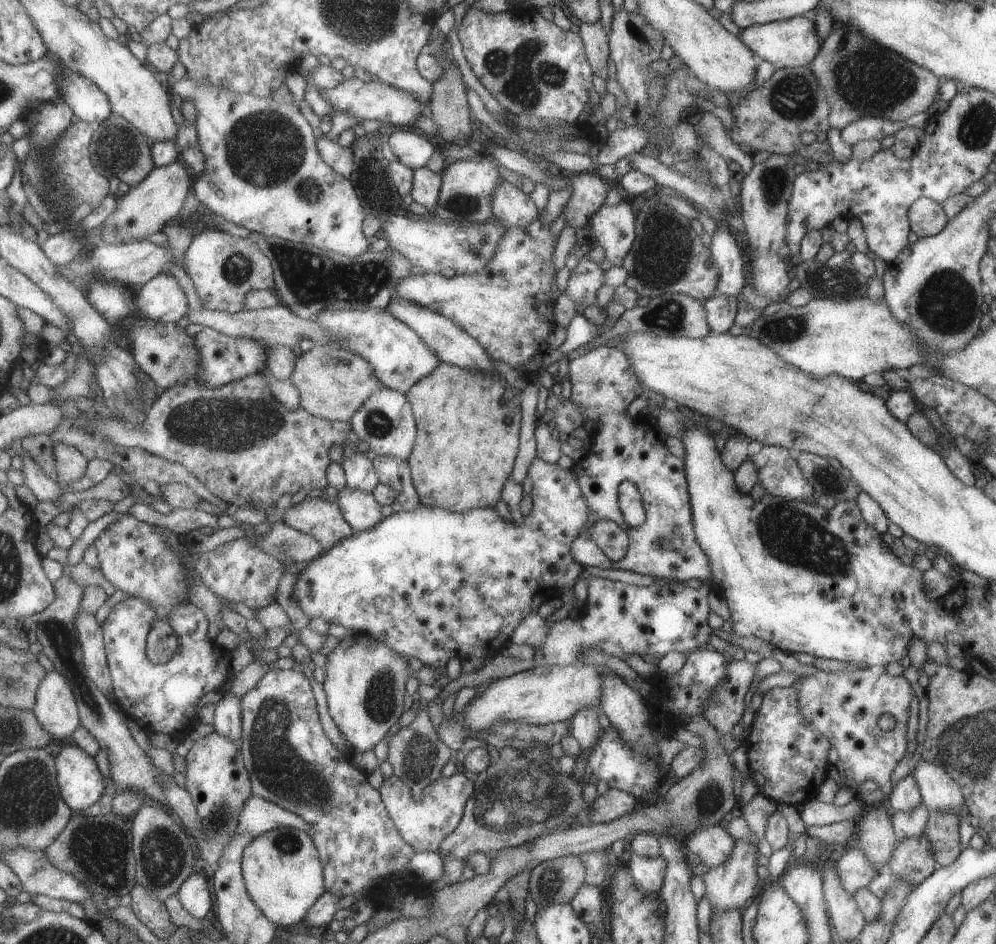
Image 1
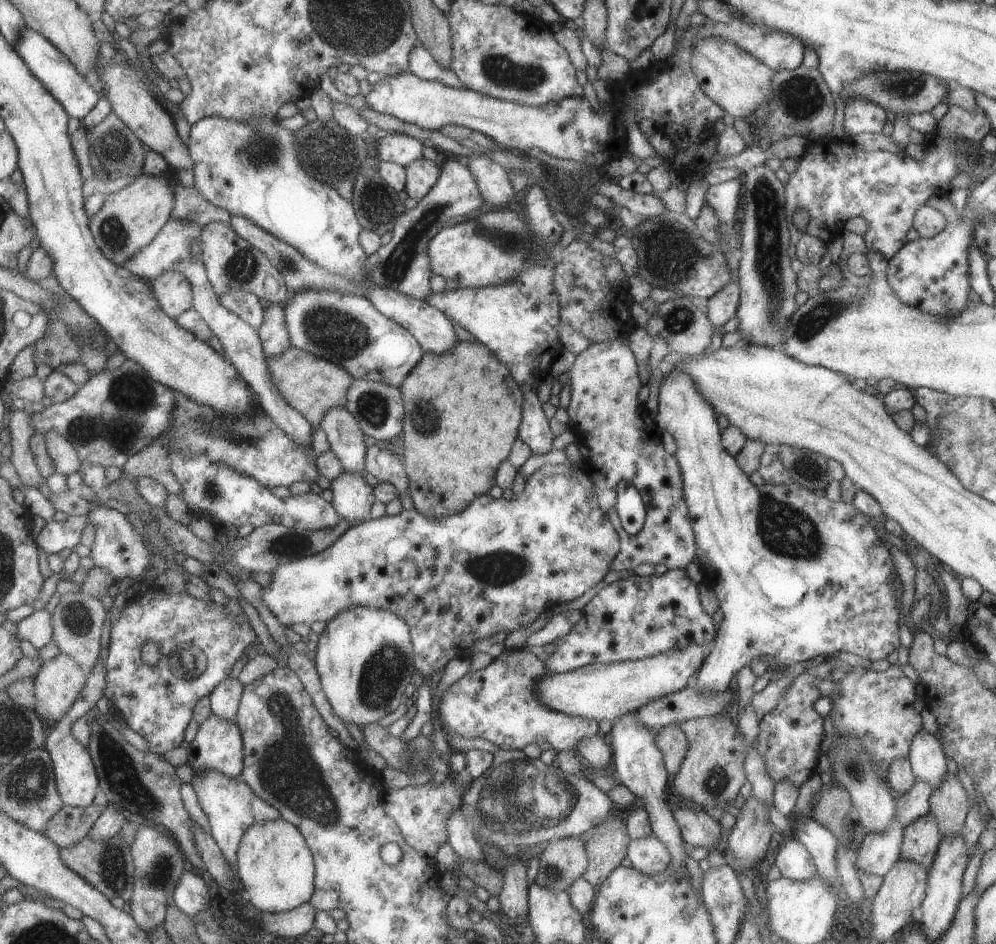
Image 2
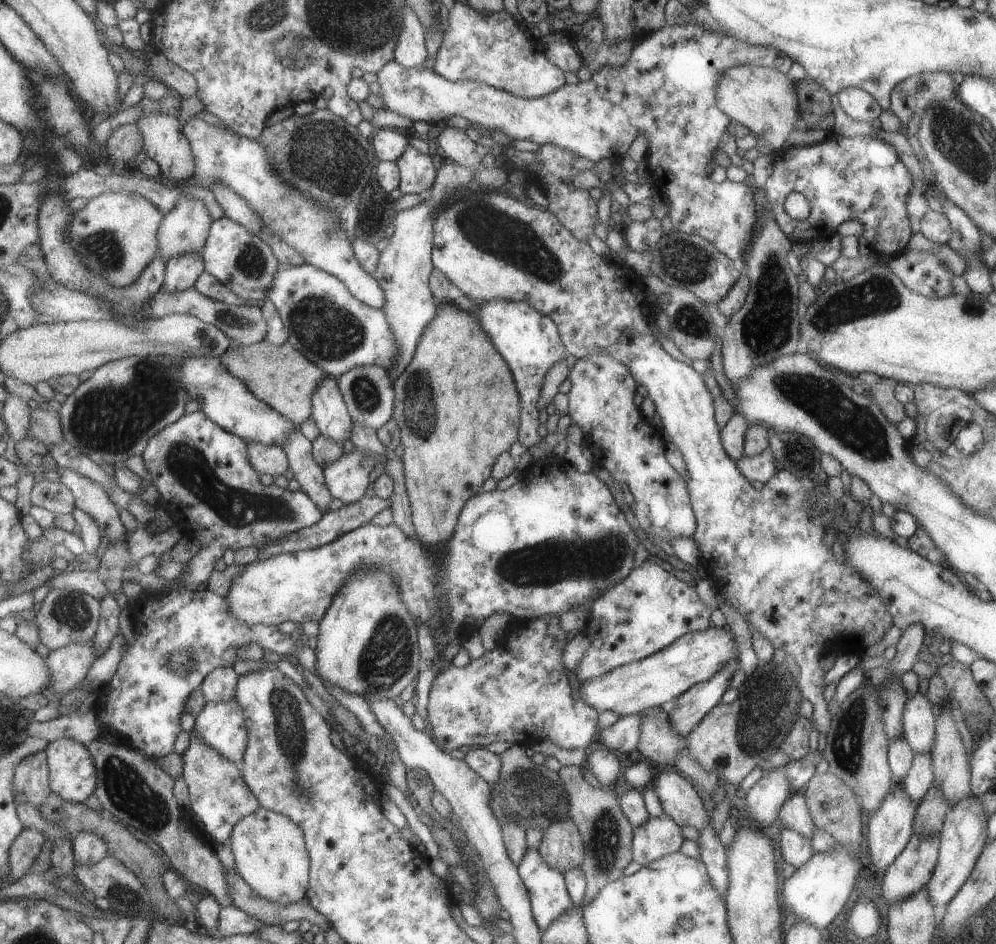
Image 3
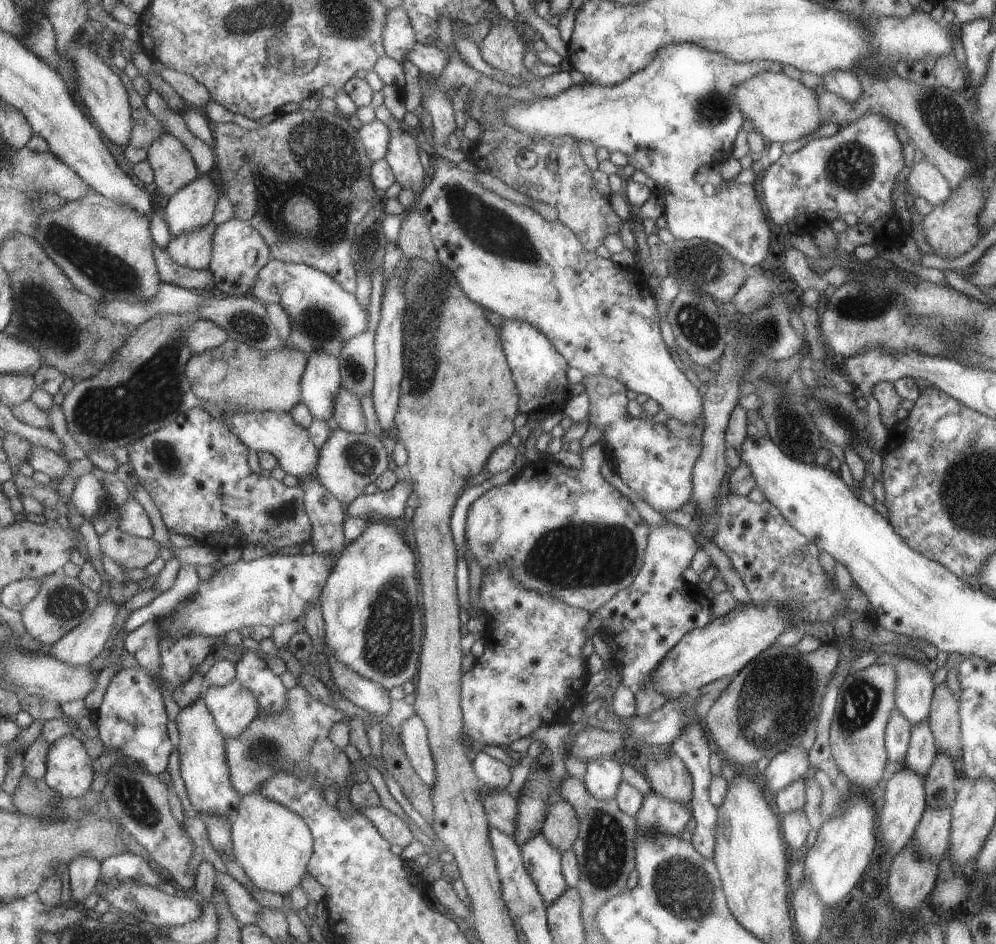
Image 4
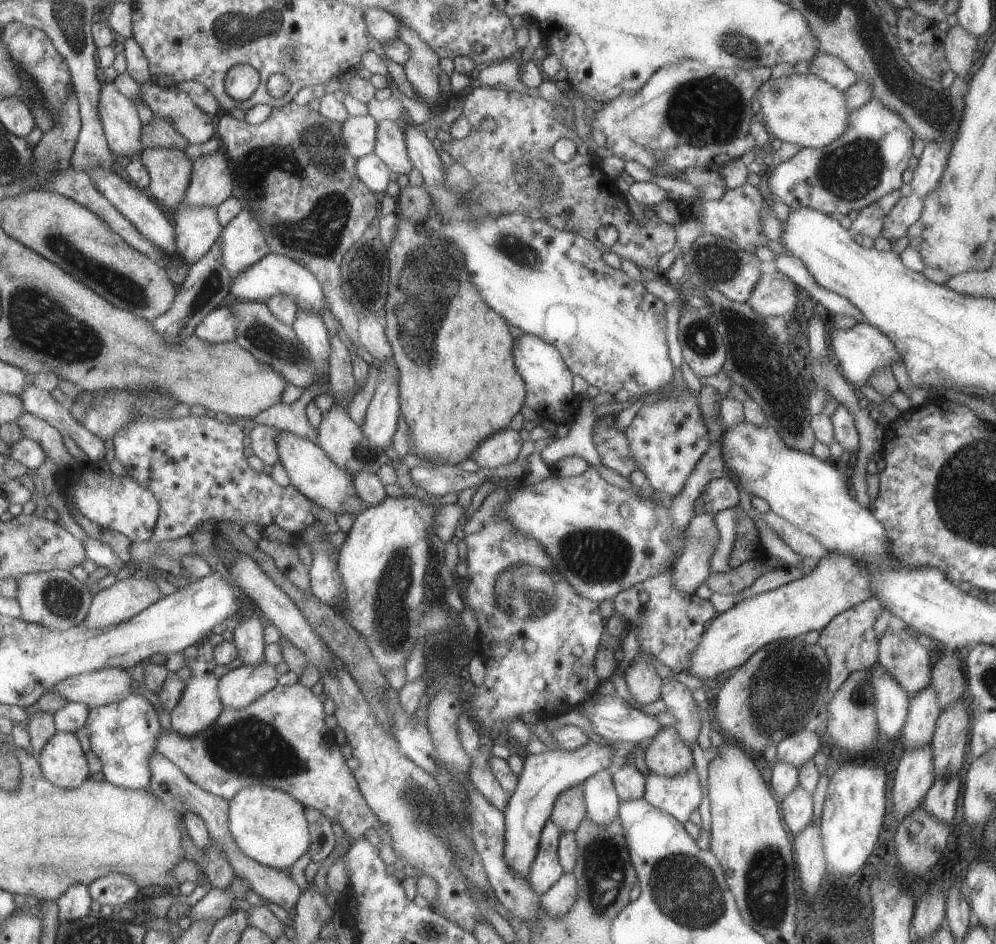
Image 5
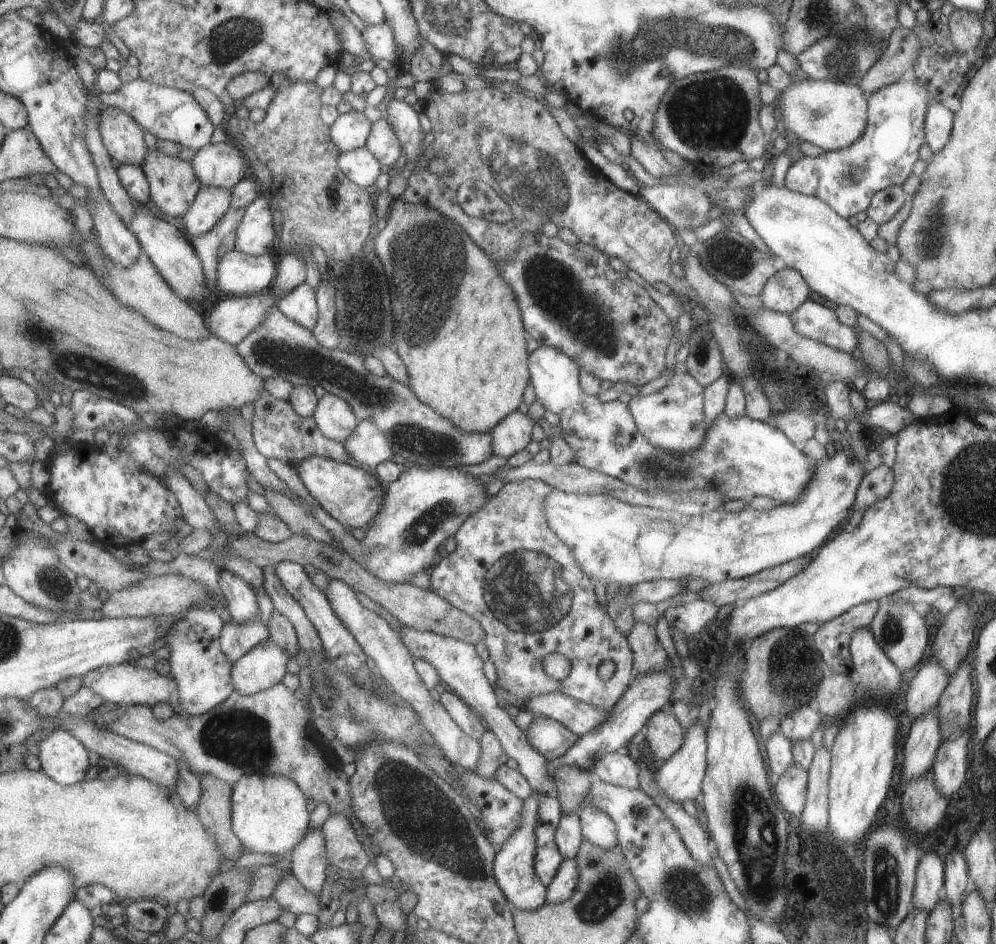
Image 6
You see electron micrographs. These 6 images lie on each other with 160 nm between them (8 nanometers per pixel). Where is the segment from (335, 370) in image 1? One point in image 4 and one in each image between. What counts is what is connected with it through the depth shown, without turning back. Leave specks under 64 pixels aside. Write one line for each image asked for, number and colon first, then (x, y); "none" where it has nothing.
2: (310, 384)
3: (280, 375)
4: (234, 375)

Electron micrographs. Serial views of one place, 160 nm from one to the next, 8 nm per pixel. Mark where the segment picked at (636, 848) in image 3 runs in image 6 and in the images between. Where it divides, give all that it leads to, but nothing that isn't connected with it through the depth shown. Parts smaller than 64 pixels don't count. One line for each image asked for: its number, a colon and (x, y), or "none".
4: (656, 812)
5: (678, 795)
6: (680, 776)

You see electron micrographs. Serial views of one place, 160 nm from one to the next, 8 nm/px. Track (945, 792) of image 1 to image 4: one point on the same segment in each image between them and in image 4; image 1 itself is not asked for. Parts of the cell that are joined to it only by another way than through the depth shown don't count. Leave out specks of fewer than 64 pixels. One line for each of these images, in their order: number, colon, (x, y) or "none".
2: (927, 761)
3: (917, 719)
4: (913, 691)

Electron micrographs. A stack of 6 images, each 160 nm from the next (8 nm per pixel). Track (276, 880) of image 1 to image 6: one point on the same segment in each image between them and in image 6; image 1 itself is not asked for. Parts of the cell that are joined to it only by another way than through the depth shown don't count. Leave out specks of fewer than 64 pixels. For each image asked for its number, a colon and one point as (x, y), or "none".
2: (276, 866)
3: (270, 852)
4: (272, 842)
5: (268, 824)
6: (269, 815)

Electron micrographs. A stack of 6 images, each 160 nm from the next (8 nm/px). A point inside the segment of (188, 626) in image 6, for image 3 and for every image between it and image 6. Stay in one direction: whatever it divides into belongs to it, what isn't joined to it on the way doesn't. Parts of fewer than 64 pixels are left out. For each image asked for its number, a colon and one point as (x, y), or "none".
3: (220, 798)
4: (202, 747)
5: (201, 704)

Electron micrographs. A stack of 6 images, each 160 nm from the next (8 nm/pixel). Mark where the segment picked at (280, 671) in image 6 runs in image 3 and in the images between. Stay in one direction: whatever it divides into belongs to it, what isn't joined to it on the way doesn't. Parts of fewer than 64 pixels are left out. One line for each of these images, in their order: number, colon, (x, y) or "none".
3: (223, 725)
4: (234, 706)
5: (242, 686)

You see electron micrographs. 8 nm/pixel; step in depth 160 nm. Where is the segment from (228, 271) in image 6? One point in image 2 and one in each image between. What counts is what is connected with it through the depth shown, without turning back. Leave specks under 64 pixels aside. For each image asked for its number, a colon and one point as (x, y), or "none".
2: (343, 328)
3: (327, 324)
4: (324, 315)
5: (276, 274)

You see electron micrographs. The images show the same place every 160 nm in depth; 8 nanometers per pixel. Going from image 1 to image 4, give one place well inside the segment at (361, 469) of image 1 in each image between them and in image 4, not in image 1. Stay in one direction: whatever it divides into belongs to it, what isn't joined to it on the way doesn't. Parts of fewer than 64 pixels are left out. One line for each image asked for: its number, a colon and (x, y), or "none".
2: (345, 439)
3: (329, 412)
4: (321, 380)

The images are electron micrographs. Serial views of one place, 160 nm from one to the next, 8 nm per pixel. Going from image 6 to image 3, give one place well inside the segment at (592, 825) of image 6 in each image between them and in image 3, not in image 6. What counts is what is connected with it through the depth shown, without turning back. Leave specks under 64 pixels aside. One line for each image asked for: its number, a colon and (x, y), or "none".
3: (604, 766)
4: (602, 777)
5: (600, 799)

